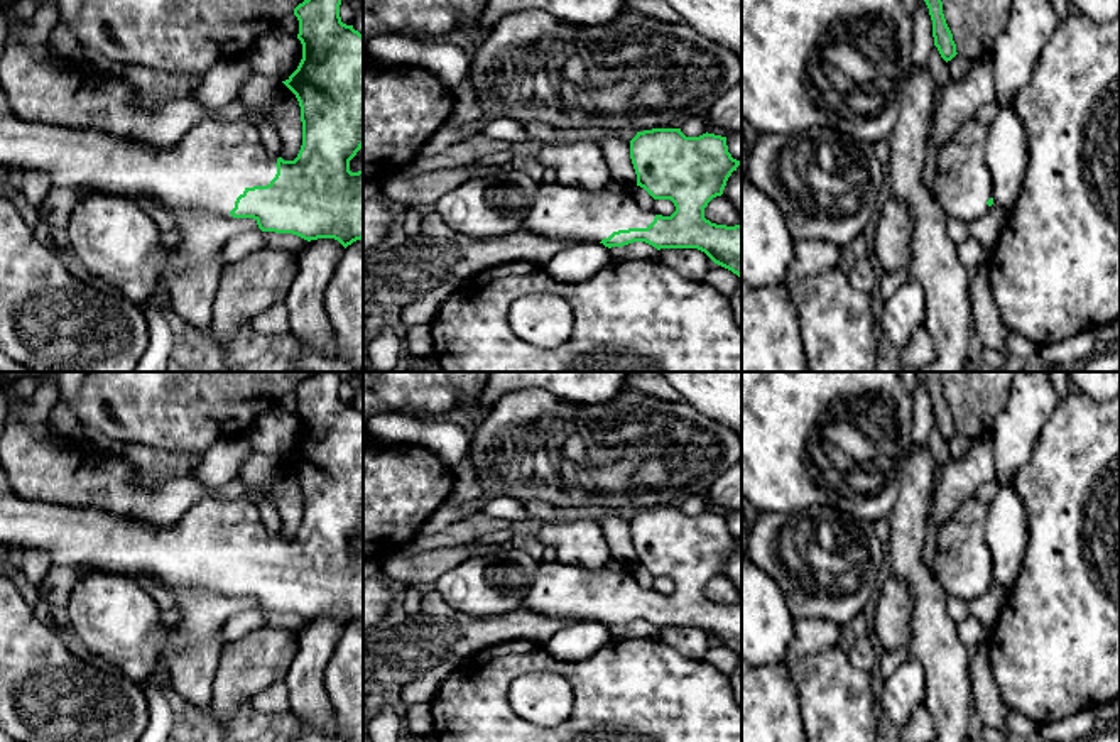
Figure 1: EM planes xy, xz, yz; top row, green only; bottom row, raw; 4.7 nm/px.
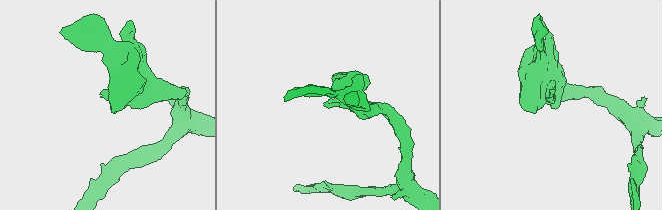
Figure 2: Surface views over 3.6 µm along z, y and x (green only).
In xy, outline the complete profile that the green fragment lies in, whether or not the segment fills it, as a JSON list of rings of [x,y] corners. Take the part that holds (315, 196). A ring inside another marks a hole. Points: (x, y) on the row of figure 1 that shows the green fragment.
[[[304,0],[294,8],[302,59],[282,81],[297,98],[302,145],[294,161],[284,161],[262,147],[257,125],[218,122],[196,123],[177,144],[155,145],[133,135],[103,132],[98,127],[64,127],[19,118],[0,86],[0,169],[35,171],[52,186],[98,186],[105,193],[147,198],[169,211],[215,211],[233,218],[253,218],[262,232],[292,233],[307,242],[334,238],[345,248],[363,238],[363,169],[350,171],[350,161],[363,147],[363,35],[340,17],[341,0]]]

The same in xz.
[[[652,128],[637,132],[630,140],[630,159],[637,174],[637,186],[654,199],[671,199],[676,211],[671,216],[642,210],[627,193],[586,191],[566,184],[541,184],[530,213],[520,230],[557,238],[561,242],[598,242],[605,247],[623,247],[645,242],[661,248],[698,248],[715,264],[742,277],[742,223],[716,225],[704,218],[708,203],[723,194],[728,177],[740,166],[728,152],[726,137],[703,134],[686,137],[681,128]]]

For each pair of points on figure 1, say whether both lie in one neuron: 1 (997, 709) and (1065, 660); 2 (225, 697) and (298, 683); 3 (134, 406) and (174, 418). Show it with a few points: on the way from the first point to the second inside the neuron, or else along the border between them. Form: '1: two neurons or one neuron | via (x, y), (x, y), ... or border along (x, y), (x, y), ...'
1: two neurons | border along (989, 666), (997, 693), (1011, 710)
2: two neurons | border along (299, 643), (284, 680)
3: one neuron | via (144, 406), (164, 408)

